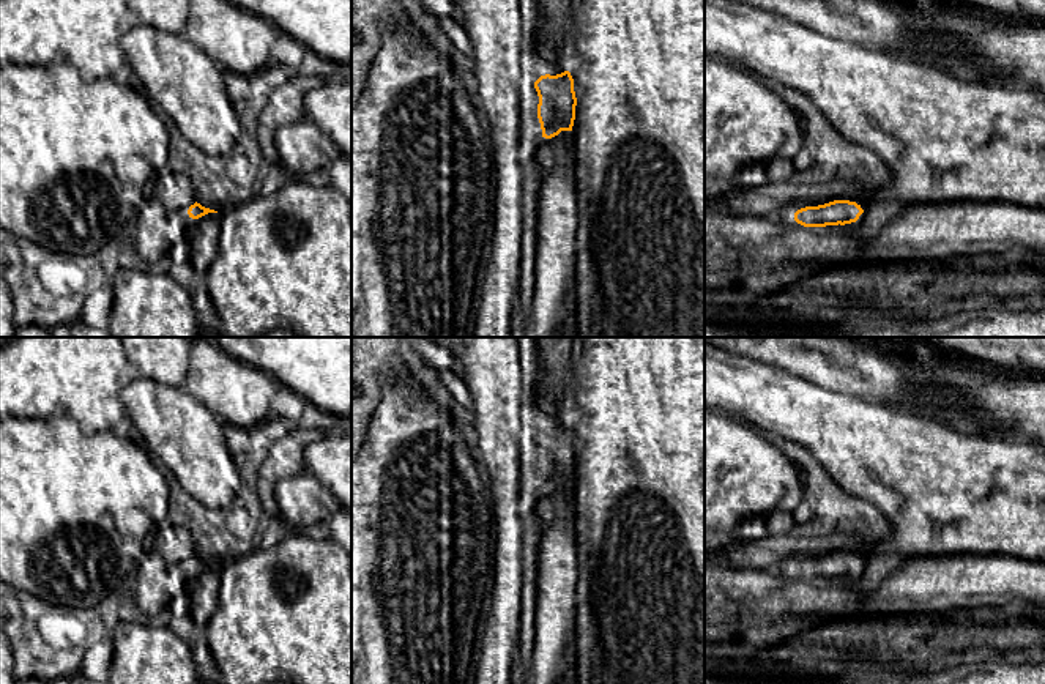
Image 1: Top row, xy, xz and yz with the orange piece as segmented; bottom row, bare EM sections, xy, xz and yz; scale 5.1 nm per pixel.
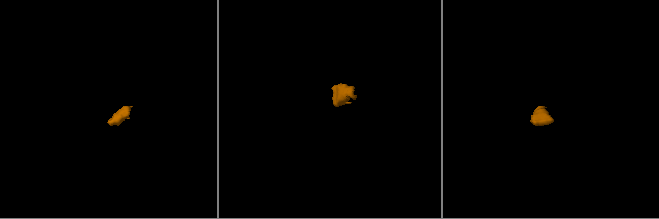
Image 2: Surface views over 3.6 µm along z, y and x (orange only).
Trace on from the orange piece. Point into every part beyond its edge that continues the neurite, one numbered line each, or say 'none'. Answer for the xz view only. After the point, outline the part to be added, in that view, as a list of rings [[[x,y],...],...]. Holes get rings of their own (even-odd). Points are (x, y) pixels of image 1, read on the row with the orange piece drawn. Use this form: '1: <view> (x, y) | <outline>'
1: xz (506, 68) | [[[452,0],[460,6],[462,27],[474,50],[478,80],[478,109],[487,120],[487,139],[493,158],[493,219],[487,251],[482,260],[474,312],[473,337],[512,337],[515,299],[519,290],[520,241],[523,235],[525,172],[534,161],[542,140],[537,118],[539,96],[534,82],[541,77],[544,57],[531,49],[523,36],[519,0]]]

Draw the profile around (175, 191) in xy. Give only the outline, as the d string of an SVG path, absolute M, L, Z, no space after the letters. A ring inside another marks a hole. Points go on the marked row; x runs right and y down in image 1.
M161 169L154 175L156 197L172 211L188 213L189 206L195 203L195 191L192 181L172 169Z

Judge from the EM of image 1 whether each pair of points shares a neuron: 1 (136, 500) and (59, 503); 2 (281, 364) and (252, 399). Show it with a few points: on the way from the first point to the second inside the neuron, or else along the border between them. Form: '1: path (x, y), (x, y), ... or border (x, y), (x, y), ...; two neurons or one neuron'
1: path (117, 500), (87, 500), (78, 503); one neuron
2: border (238, 358), (268, 372), (281, 385); two neurons

